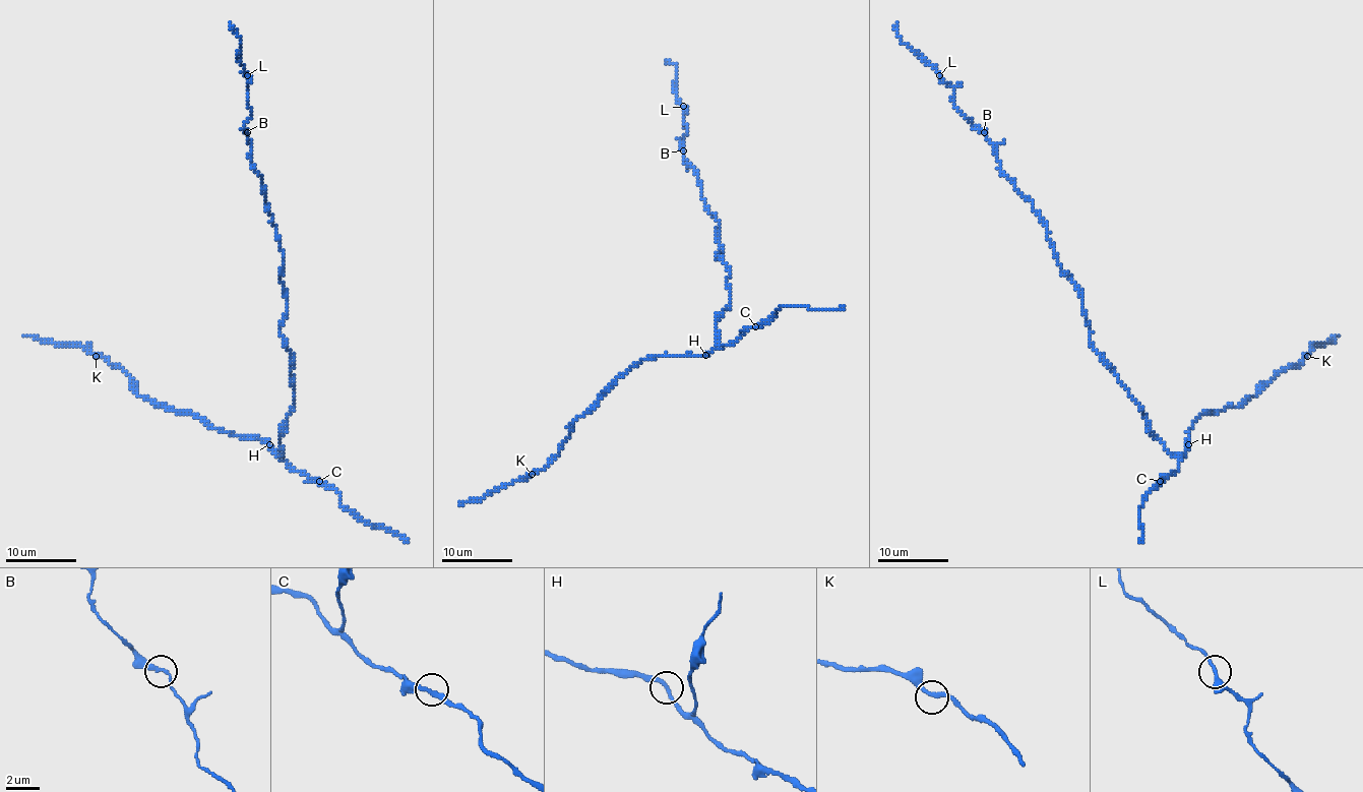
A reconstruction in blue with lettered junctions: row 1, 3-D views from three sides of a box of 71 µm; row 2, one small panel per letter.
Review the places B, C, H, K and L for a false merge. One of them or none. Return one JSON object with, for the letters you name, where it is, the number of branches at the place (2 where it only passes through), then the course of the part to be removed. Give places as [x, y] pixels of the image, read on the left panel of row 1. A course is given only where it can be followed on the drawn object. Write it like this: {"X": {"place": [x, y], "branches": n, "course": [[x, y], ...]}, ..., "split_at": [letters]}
{"split_at": []}

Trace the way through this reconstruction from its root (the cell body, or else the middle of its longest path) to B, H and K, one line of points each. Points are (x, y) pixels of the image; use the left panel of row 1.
B: (291, 379), (293, 355), (281, 333), (284, 254), (247, 132)
H: (291, 379), (295, 401), (286, 419), (286, 433), (281, 438), (283, 452), (276, 454), (269, 443)
K: (291, 379), (295, 401), (276, 454), (266, 441), (222, 433), (191, 413), (143, 399), (119, 367), (96, 356)

